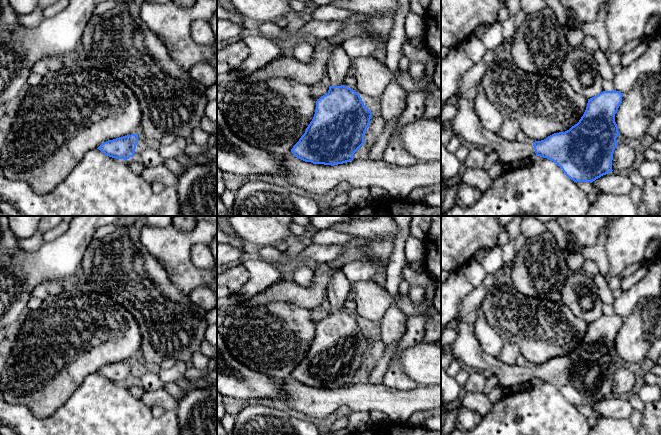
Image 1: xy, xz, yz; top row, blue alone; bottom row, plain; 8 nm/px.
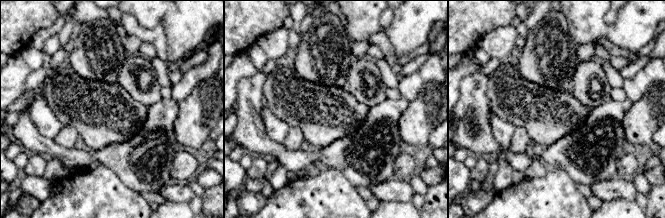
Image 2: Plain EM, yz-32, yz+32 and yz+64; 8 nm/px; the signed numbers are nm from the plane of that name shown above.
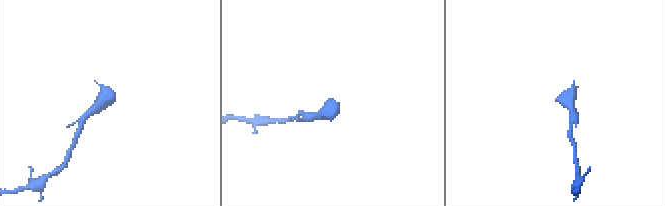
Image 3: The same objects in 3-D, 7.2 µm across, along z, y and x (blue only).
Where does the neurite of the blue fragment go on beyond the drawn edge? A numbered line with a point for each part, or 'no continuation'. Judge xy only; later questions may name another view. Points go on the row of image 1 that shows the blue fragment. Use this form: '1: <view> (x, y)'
no continuation

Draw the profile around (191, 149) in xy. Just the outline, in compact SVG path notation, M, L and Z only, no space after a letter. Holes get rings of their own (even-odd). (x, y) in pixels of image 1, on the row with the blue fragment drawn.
M192 142L187 144L185 153L191 156L191 155L199 154L200 152L202 152L202 150L203 149L200 146Z

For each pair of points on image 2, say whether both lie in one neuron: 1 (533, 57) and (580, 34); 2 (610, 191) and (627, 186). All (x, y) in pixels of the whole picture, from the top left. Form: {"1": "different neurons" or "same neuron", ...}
{"1": "different neurons", "2": "same neuron"}

